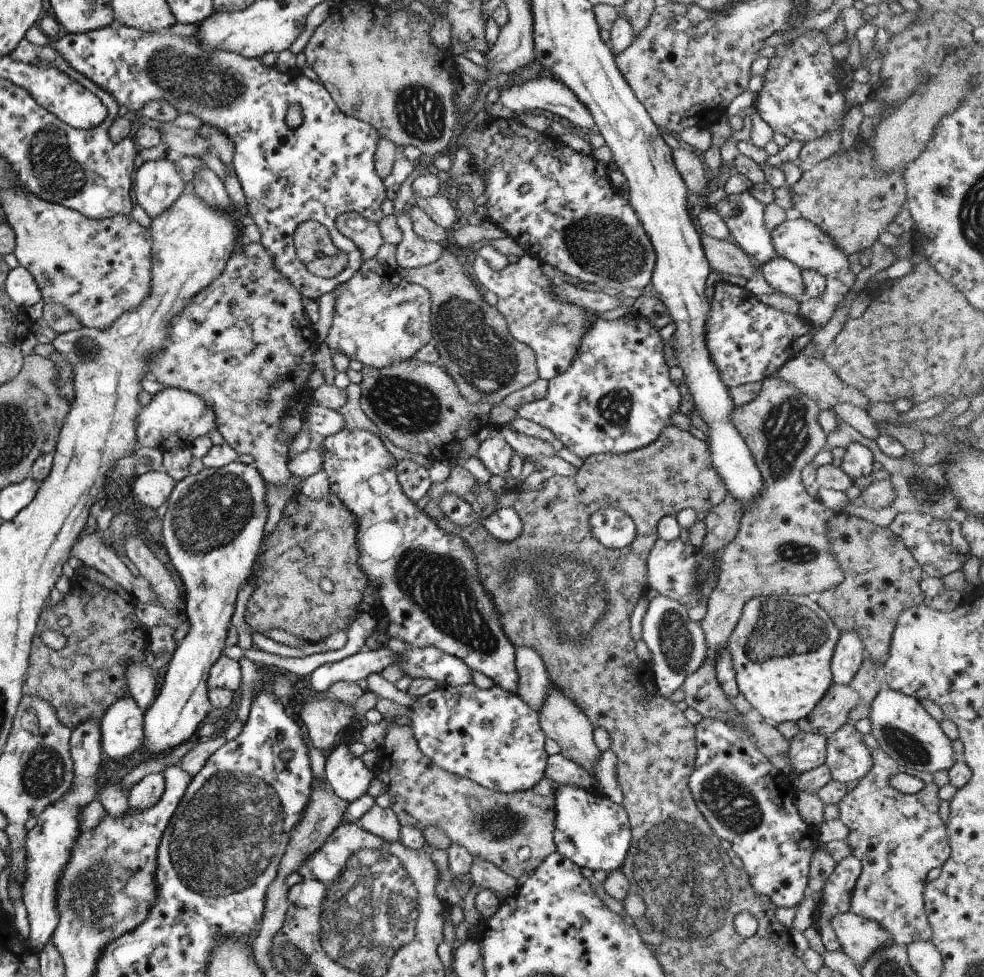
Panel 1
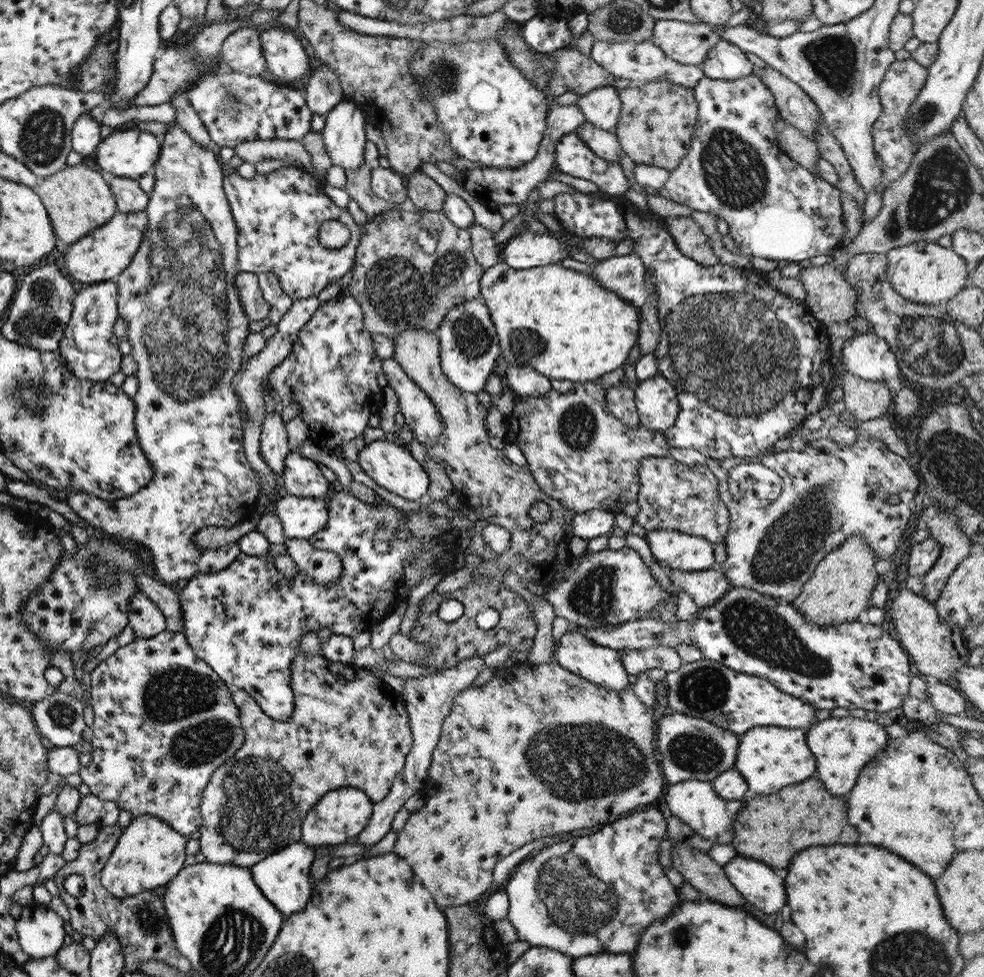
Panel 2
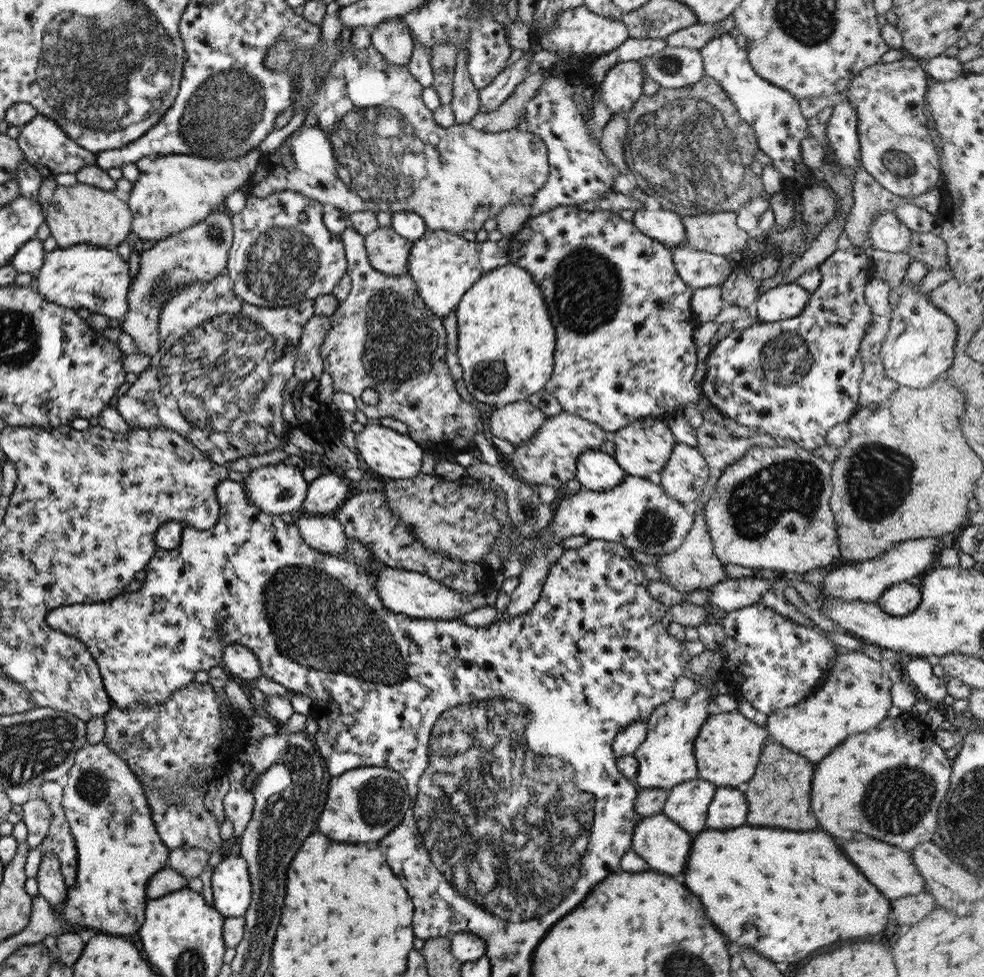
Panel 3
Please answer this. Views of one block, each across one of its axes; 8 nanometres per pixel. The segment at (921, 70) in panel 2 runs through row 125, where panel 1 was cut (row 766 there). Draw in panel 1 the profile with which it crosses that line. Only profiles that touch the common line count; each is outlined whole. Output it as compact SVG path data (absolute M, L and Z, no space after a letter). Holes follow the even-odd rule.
M879 748L870 753L873 761L871 770L836 804L839 811L838 819L848 828L849 834L845 840L847 846L851 855L860 859L862 864L861 872L851 891L848 911L861 920L871 920L879 924L895 944L906 946L915 941L929 941L932 932L924 911L925 878L929 870L943 866L950 855L946 825L937 815L937 807L941 801L937 798L939 787L933 782L929 773L911 771L907 767L900 766ZM899 772L917 776L924 782L923 788L912 795L903 794L892 788L889 780Z

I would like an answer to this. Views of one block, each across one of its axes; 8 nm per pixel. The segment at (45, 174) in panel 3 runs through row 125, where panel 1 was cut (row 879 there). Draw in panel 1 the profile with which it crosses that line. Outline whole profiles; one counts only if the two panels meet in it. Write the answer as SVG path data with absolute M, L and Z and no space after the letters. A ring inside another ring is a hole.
M99 720L79 722L70 731L68 740L69 754L73 765L73 780L71 786L59 800L47 806L36 814L36 824L26 831L23 846L25 846L25 874L21 882L21 900L26 908L29 925L28 940L38 952L50 940L59 920L57 911L57 880L61 876L63 866L69 862L71 848L79 836L79 812L96 798L98 778L104 755L100 746Z

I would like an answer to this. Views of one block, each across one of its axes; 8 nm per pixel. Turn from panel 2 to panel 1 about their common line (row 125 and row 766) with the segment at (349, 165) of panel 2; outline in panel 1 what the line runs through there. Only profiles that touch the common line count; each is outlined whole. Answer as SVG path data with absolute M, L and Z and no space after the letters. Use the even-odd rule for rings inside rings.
M338 744L331 748L324 758L324 775L322 778L331 792L343 802L353 802L366 793L372 779L372 772L365 768L360 757L354 756L347 745Z

